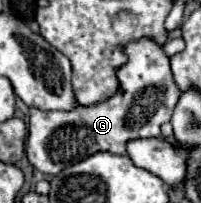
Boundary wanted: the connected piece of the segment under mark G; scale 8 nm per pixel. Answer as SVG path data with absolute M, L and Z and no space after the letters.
M140 39L126 45L128 63L118 69L120 89L114 97L96 103L96 105L78 105L72 111L40 111L36 107L30 107L30 121L28 121L28 139L26 139L26 155L28 161L42 173L58 175L64 167L70 167L98 151L110 151L114 155L126 155L126 143L140 137L158 137L160 125L170 121L172 111L178 103L180 91L174 87L172 71L170 71L170 59L166 57L164 49L158 47L152 39Z

